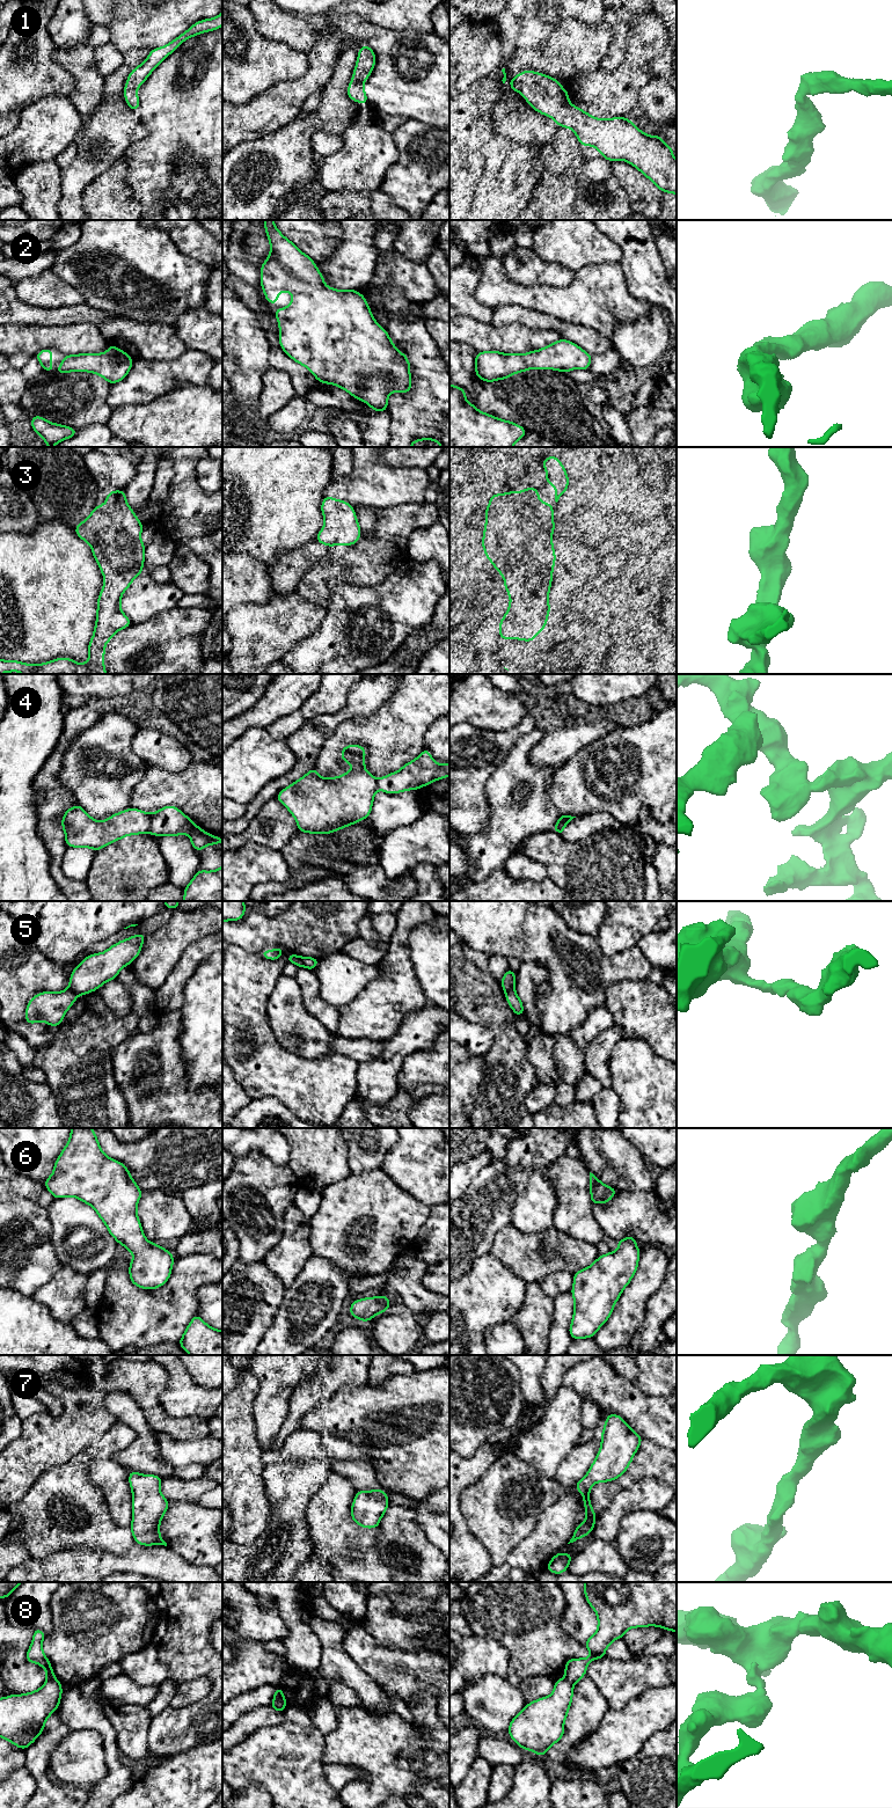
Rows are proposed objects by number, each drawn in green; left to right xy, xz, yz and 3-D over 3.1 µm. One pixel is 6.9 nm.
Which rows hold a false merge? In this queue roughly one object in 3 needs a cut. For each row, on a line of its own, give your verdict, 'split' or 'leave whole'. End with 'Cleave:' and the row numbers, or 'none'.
1: leave whole
2: leave whole
3: leave whole
4: split
5: split
6: leave whole
7: leave whole
8: split
Cleave: 4, 5, 8

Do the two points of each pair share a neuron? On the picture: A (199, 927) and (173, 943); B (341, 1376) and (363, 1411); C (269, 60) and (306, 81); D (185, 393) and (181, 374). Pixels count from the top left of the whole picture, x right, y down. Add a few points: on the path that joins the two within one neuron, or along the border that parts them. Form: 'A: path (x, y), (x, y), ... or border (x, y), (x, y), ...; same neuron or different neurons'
A: path (192, 927), (189, 927), (180, 936); same neuron
B: border (367, 1383), (360, 1388), (342, 1388), (324, 1400); different neurons
C: border (307, 53), (307, 70), (300, 77), (273, 85); different neurons
D: border (206, 383), (181, 383), (160, 397); different neurons

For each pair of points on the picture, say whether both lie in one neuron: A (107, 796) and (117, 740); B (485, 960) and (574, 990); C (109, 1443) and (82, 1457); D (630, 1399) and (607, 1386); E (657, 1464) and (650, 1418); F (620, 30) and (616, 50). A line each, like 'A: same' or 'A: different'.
A: same
B: different
C: same
D: same
E: different
F: same

